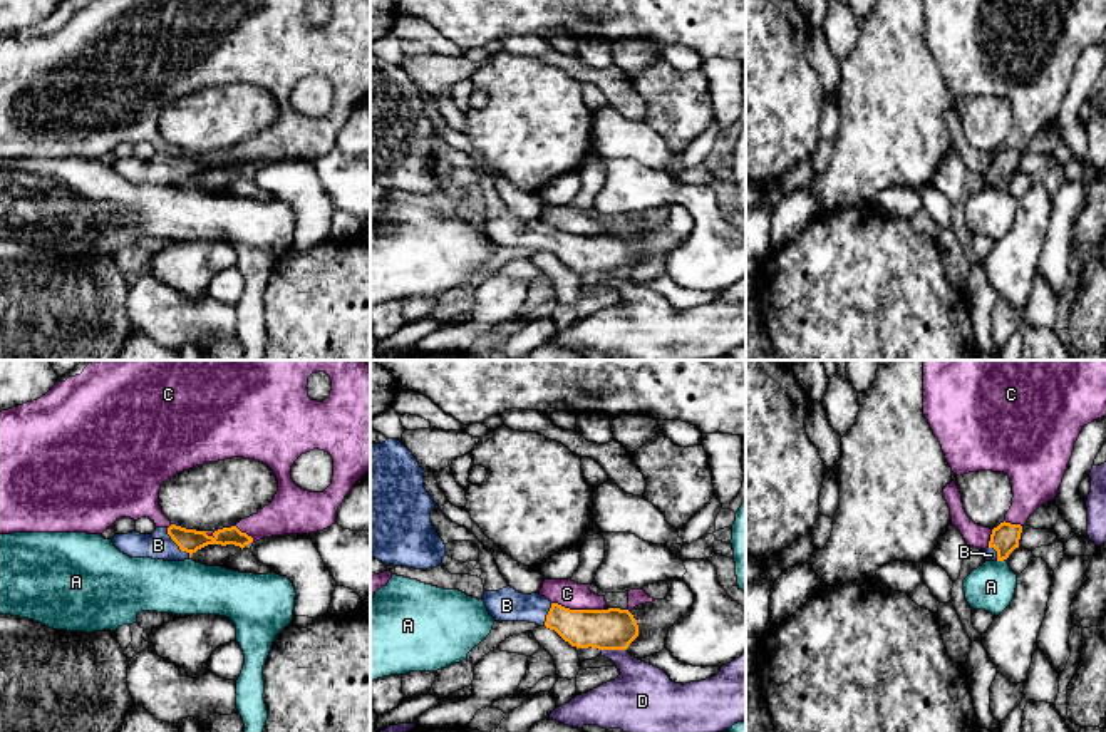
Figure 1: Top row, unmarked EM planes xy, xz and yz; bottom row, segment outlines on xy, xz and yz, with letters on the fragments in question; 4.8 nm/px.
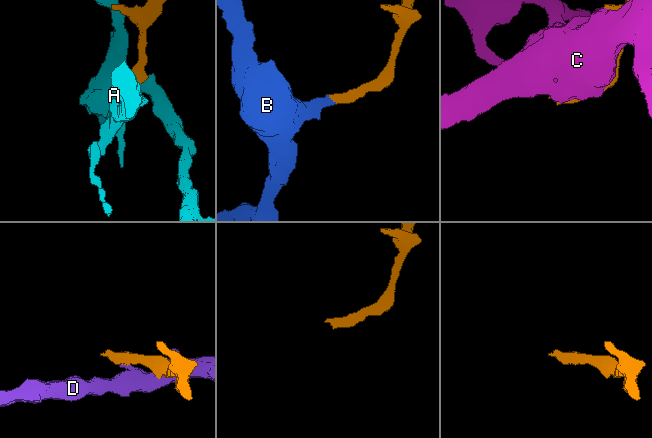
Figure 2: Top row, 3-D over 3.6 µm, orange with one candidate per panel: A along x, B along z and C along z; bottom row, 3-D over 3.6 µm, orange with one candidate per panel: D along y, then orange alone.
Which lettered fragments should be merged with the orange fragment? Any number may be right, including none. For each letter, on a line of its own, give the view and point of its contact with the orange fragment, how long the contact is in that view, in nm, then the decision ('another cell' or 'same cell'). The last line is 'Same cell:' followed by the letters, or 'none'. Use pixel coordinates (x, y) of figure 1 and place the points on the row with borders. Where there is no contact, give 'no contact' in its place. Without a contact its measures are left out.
A: yz (1001, 560) | 40 nm | another cell
B: xy (175, 541) | 180 nm | same cell
C: xz (577, 610) | 260 nm | another cell
D: xz (614, 649) | 120 nm | another cell
Same cell: B

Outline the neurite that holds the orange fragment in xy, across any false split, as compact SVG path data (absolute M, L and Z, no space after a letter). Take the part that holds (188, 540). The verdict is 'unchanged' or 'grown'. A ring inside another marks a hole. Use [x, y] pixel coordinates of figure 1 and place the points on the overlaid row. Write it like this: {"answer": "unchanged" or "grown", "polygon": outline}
{"answer": "grown", "polygon": "M171 524L169 528L156 528L152 534L141 534L137 531L116 534L112 543L121 553L131 558L164 561L189 559L193 553L208 544L235 544L243 549L253 543L253 538L241 533L236 526L218 529L211 536L206 533Z"}

